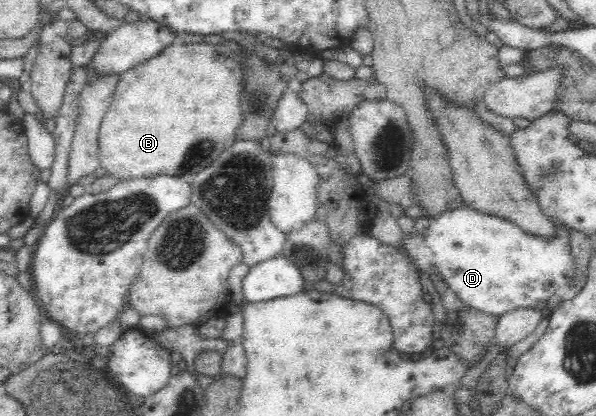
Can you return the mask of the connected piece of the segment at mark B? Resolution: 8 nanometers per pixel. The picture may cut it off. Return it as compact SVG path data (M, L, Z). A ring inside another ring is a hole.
M204 42L170 44L134 69L128 69L118 78L110 107L99 127L99 167L118 182L160 175L180 177L188 172L197 174L203 171L235 139L235 131L242 121L239 104L241 79L238 62L219 55L214 45Z

